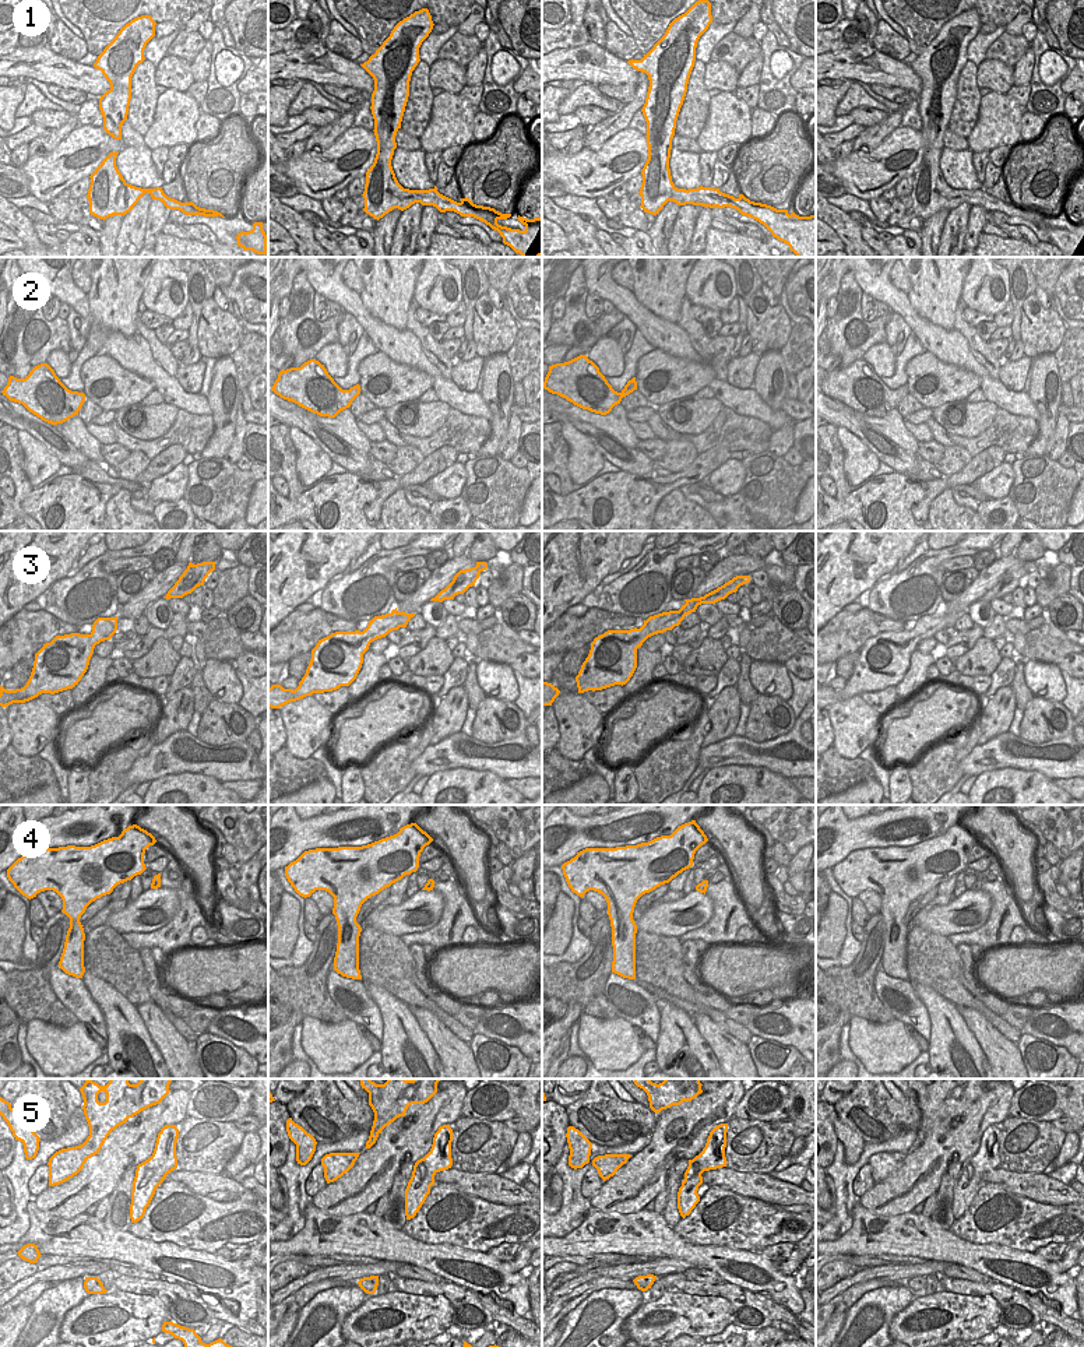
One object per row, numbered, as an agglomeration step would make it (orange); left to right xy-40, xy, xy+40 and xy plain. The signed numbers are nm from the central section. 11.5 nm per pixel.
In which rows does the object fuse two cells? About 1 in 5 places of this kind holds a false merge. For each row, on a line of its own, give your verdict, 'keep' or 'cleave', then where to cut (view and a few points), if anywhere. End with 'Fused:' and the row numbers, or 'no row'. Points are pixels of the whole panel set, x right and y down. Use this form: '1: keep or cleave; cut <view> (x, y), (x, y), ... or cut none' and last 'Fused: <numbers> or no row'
1: keep; cut none
2: keep; cut none
3: keep; cut none
4: keep; cut none
5: keep; cut none
Fused: no row

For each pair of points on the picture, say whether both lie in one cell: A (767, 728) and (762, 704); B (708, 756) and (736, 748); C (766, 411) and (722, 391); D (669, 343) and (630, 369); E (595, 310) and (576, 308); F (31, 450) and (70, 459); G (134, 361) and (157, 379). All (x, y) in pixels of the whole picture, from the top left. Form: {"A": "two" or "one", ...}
{"A": "one", "B": "one", "C": "one", "D": "two", "E": "two", "F": "two", "G": "one"}

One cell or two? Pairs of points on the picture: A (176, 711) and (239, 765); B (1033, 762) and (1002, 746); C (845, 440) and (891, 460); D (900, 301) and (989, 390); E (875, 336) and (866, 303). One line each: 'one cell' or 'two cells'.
A: two cells
B: one cell
C: two cells
D: one cell
E: two cells

